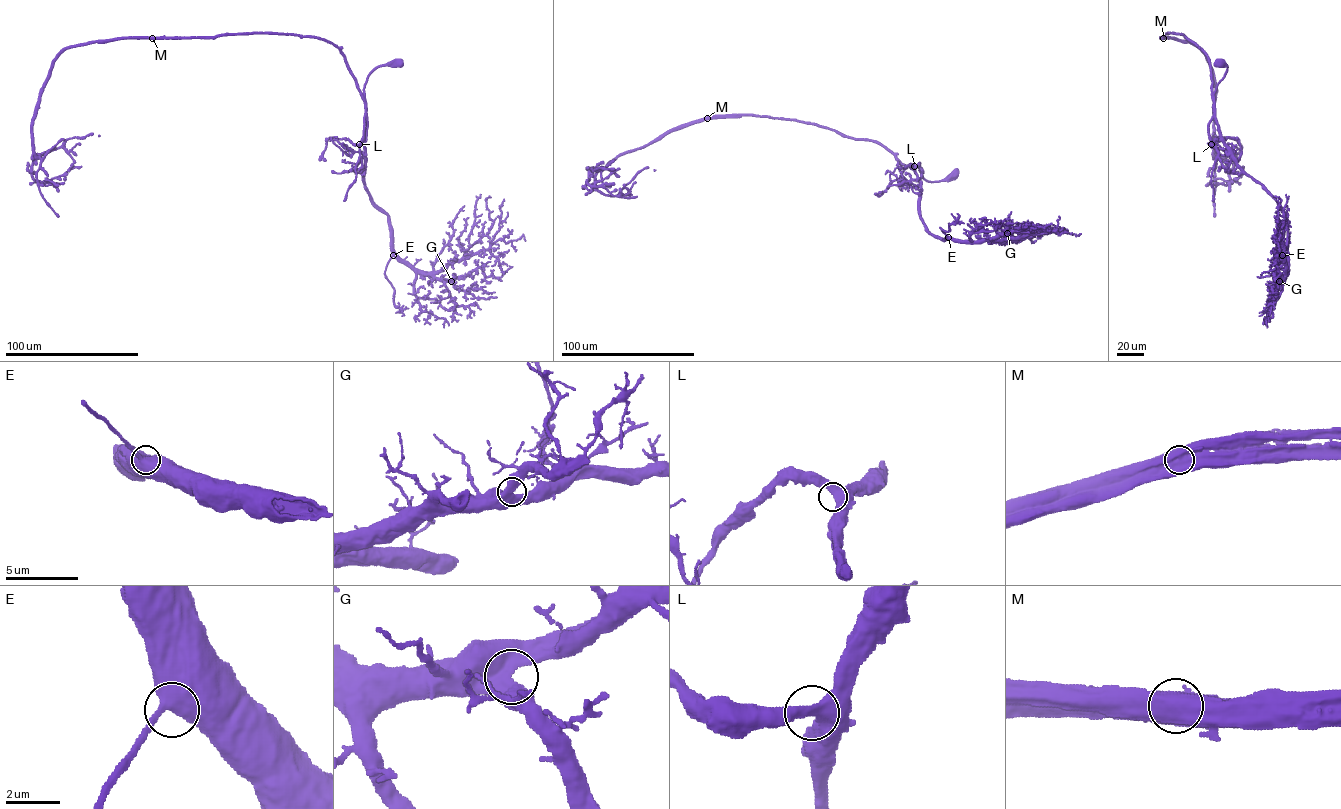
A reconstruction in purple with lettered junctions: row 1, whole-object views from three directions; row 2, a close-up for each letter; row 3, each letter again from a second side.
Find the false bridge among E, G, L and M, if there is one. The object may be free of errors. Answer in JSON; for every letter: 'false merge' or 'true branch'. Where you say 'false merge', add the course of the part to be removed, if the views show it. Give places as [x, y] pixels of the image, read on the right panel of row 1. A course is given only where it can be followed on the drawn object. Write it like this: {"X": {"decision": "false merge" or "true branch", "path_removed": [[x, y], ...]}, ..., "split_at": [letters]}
{"E": {"decision": "true branch"}, "G": {"decision": "true branch"}, "L": {"decision": "true branch"}, "M": {"decision": "false merge", "path_removed": [[1163, 38], [1186, 43], [1215, 135]]}, "split_at": ["M"]}

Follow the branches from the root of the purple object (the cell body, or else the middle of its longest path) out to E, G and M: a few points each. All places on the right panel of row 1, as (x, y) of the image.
E: (1218, 61), (1227, 66), (1227, 72), (1214, 94), (1220, 138), (1234, 162), (1281, 207), (1285, 216), (1282, 255)
G: (1218, 61), (1227, 66), (1214, 94), (1221, 140), (1234, 162), (1262, 185), (1285, 215), (1286, 272), (1279, 281)
M: (1218, 61), (1227, 66), (1227, 72), (1213, 98), (1206, 53), (1183, 34), (1169, 33), (1163, 38)

